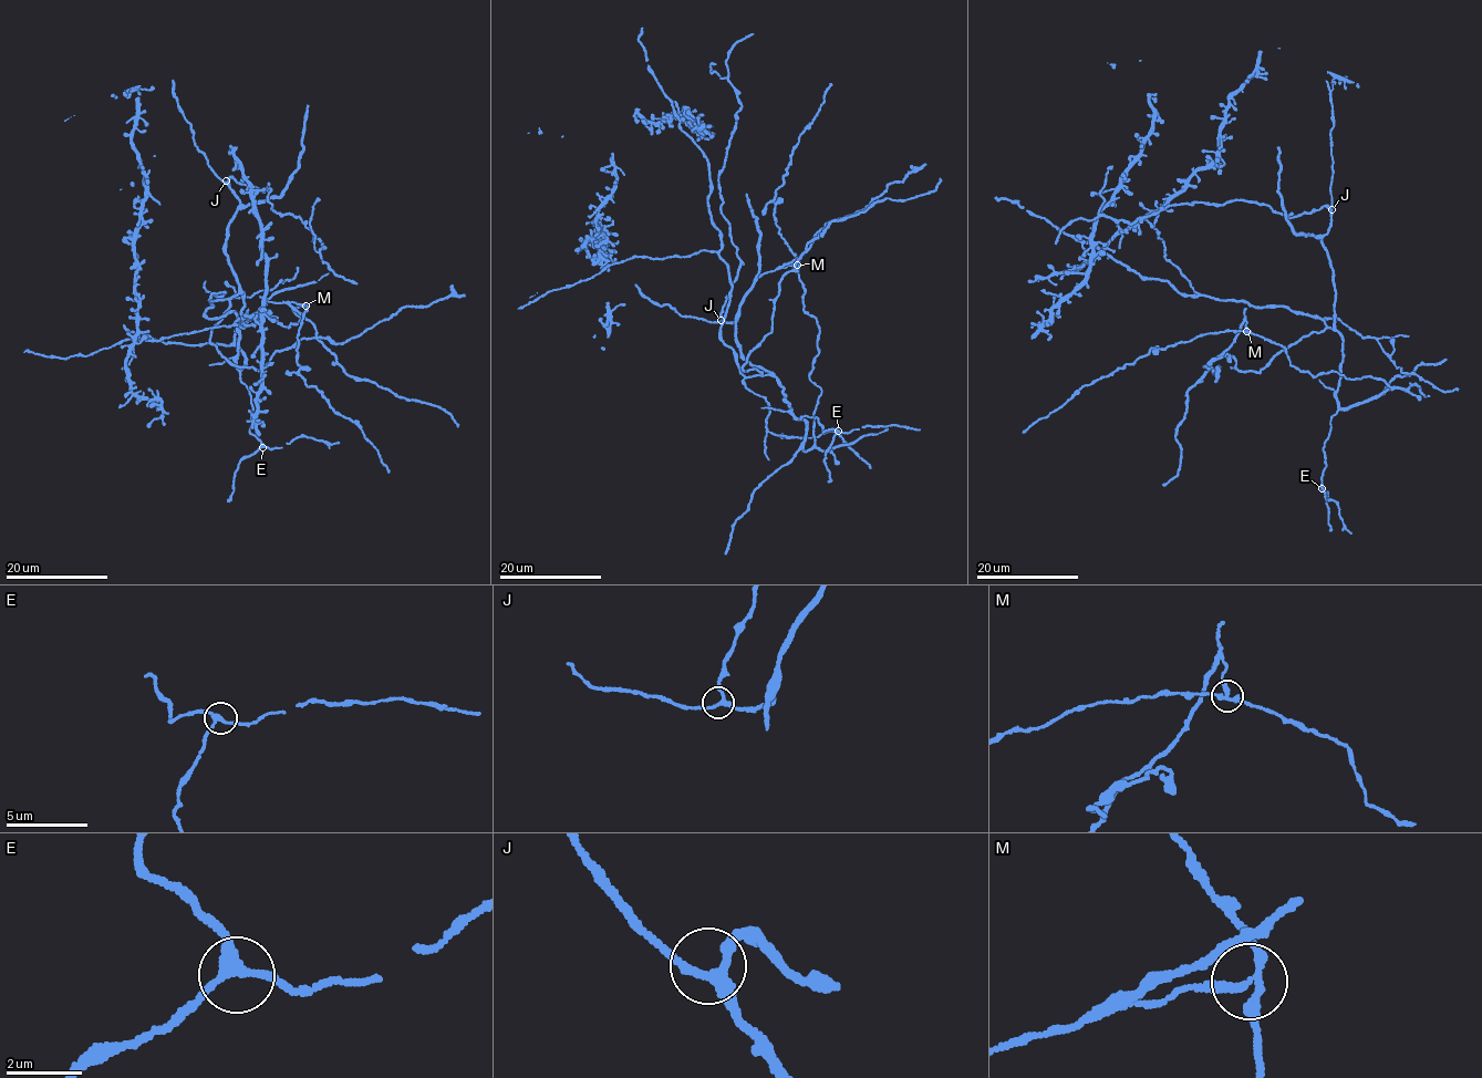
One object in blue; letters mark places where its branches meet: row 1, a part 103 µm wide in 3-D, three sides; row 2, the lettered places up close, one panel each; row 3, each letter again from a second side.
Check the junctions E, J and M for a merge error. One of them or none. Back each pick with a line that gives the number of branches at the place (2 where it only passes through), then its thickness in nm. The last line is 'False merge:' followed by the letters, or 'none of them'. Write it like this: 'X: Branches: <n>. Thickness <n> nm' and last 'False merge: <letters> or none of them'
M: Branches: 3. Thickness 240 nm
False merge: M

